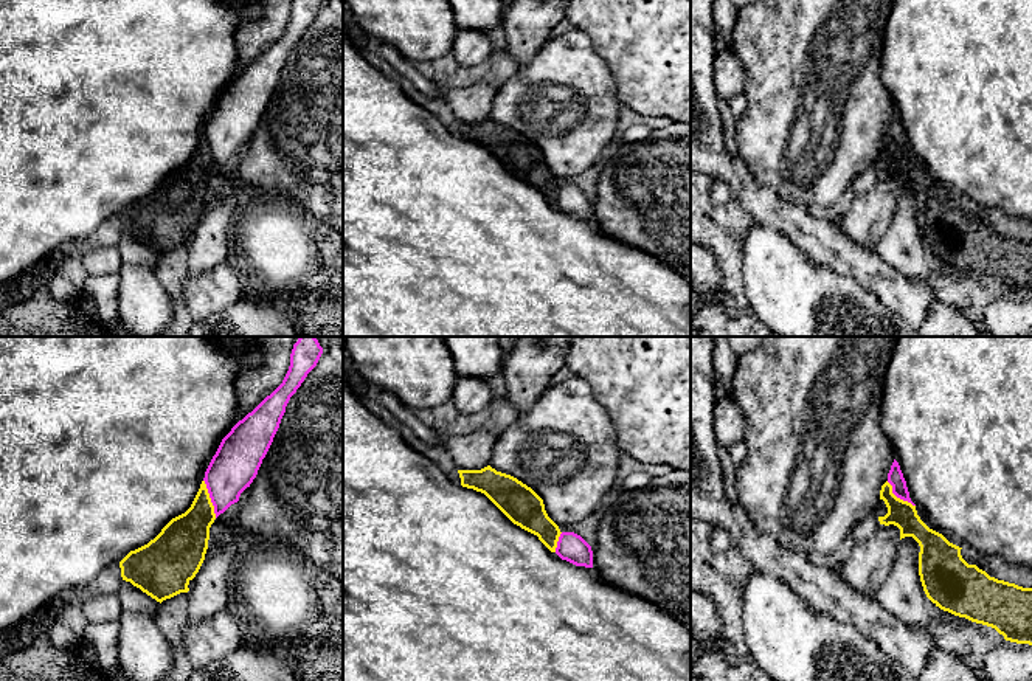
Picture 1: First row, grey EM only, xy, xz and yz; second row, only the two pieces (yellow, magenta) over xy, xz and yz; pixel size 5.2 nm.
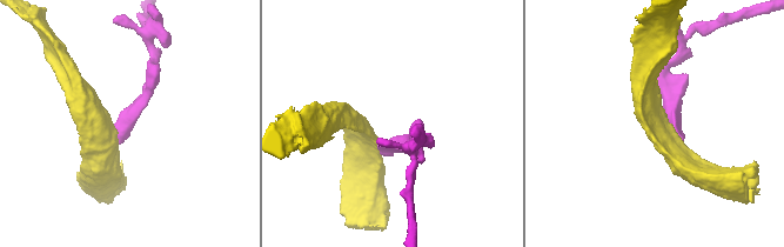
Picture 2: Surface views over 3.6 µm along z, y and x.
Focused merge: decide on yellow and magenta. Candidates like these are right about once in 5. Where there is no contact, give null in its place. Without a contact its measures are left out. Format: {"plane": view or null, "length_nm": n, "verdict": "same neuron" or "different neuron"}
{"plane": "xy", "length_nm": 220, "verdict": "different neuron"}

